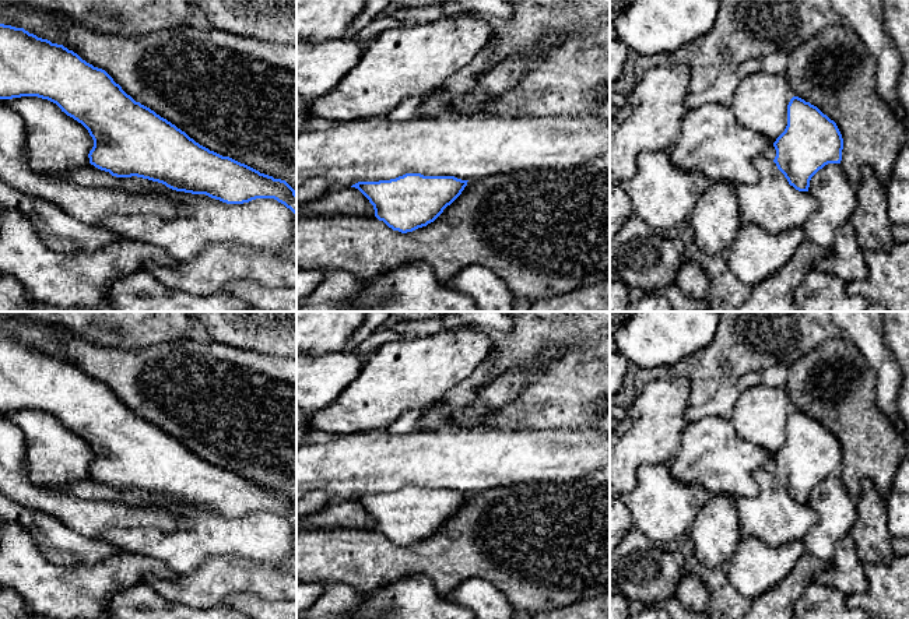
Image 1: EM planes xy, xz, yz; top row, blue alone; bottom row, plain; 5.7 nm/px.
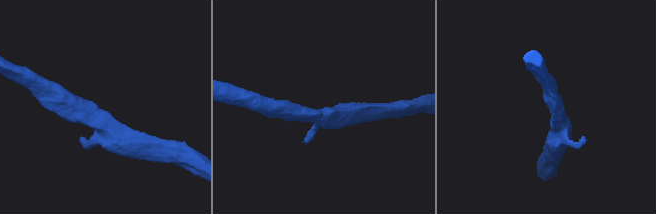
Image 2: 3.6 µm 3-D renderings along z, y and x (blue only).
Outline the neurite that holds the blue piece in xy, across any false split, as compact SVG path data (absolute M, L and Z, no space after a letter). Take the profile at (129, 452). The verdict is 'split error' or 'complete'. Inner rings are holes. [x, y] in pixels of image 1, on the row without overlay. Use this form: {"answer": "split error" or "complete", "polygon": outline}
{"answer": "complete", "polygon": "M0 337L0 412L21 409L48 412L81 436L94 453L90 476L112 489L137 489L227 517L274 511L296 527L296 506L285 493L200 458L175 437L136 415L105 383L94 380L63 358L38 351L24 341Z"}

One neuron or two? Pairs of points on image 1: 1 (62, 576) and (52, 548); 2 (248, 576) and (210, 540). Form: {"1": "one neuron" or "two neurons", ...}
{"1": "two neurons", "2": "two neurons"}

